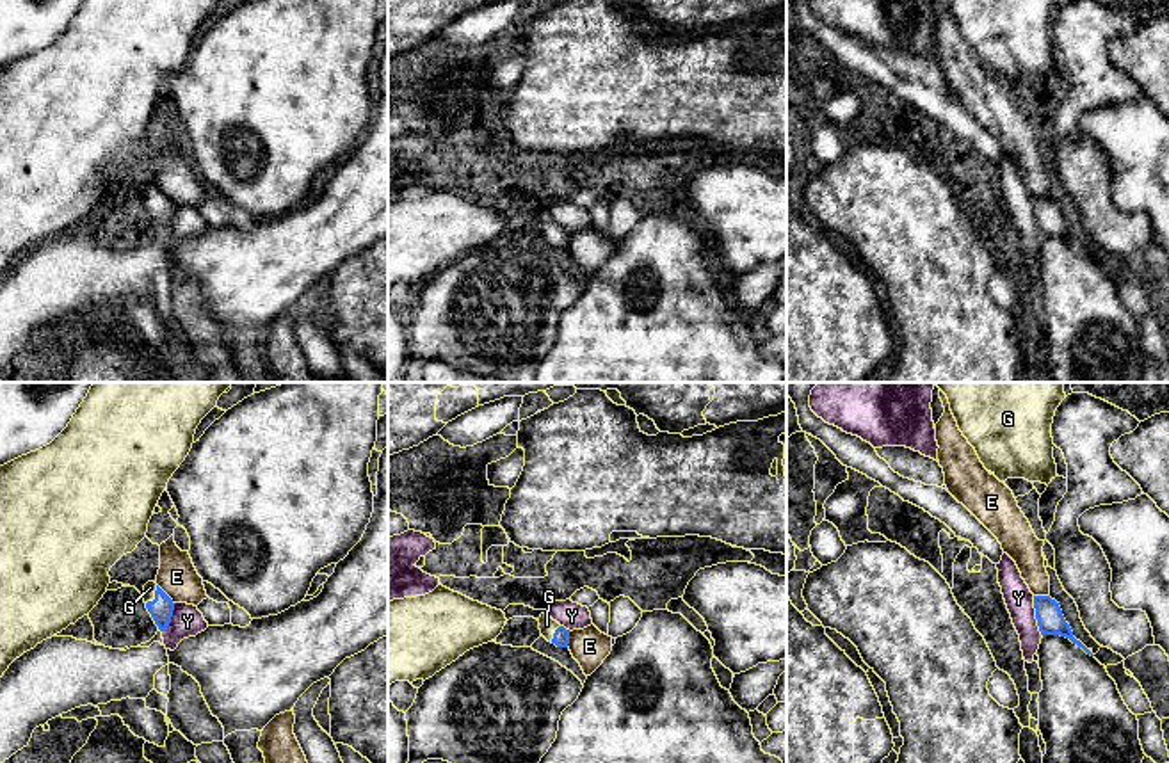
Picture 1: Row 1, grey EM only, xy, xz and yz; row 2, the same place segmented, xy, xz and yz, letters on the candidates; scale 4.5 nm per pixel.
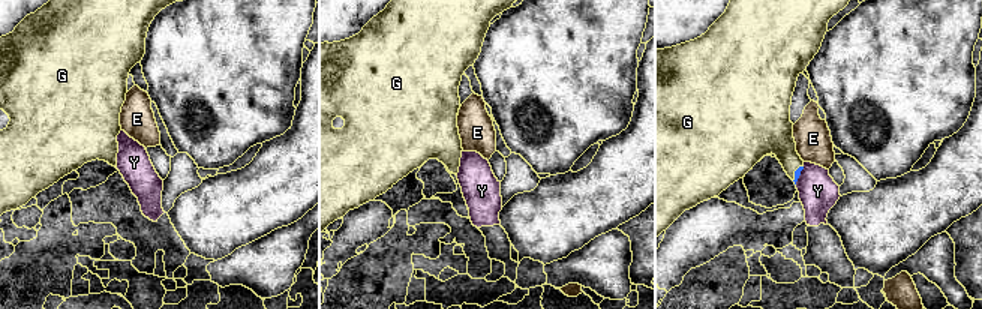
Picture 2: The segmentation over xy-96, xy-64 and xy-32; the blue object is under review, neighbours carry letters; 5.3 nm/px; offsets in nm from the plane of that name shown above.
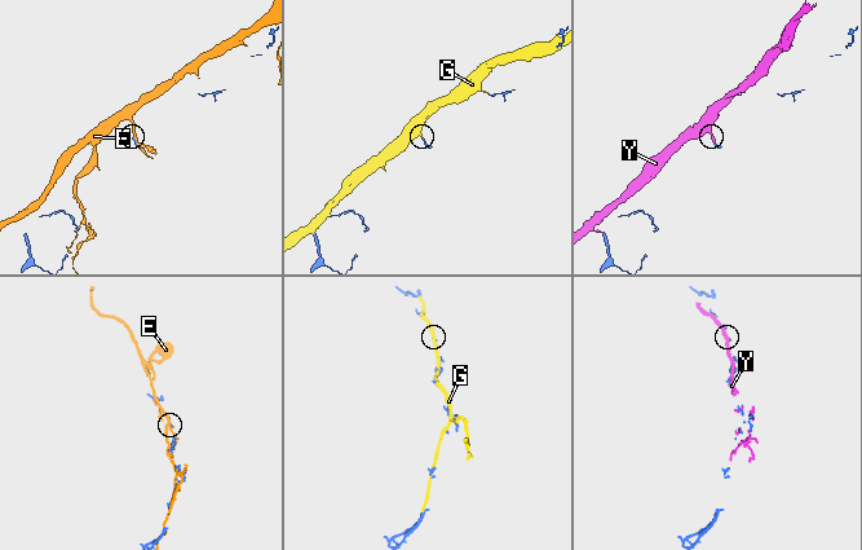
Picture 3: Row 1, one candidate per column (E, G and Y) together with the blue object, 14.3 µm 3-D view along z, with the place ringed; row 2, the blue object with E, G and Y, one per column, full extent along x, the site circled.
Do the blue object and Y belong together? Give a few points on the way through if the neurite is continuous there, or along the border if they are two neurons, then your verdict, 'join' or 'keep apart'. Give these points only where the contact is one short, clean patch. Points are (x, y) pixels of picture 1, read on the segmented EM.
border along yz (1032, 596), (1041, 635); keep apart

